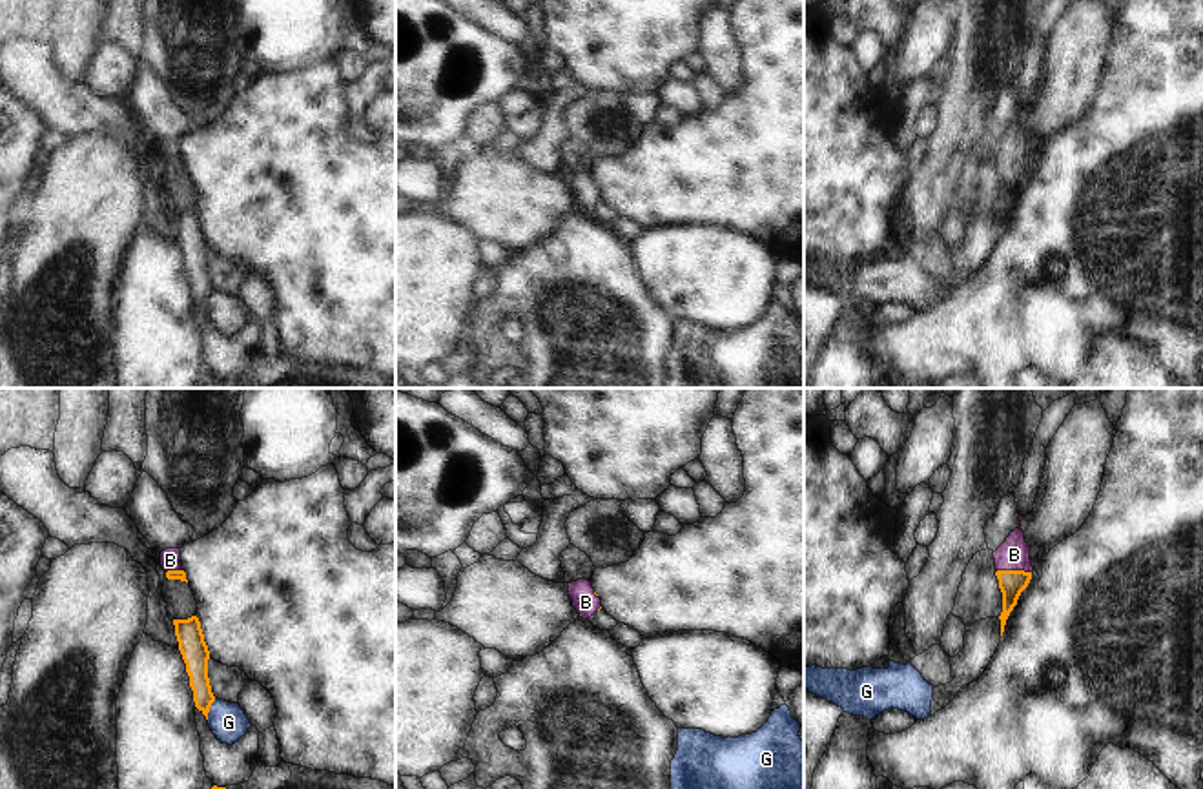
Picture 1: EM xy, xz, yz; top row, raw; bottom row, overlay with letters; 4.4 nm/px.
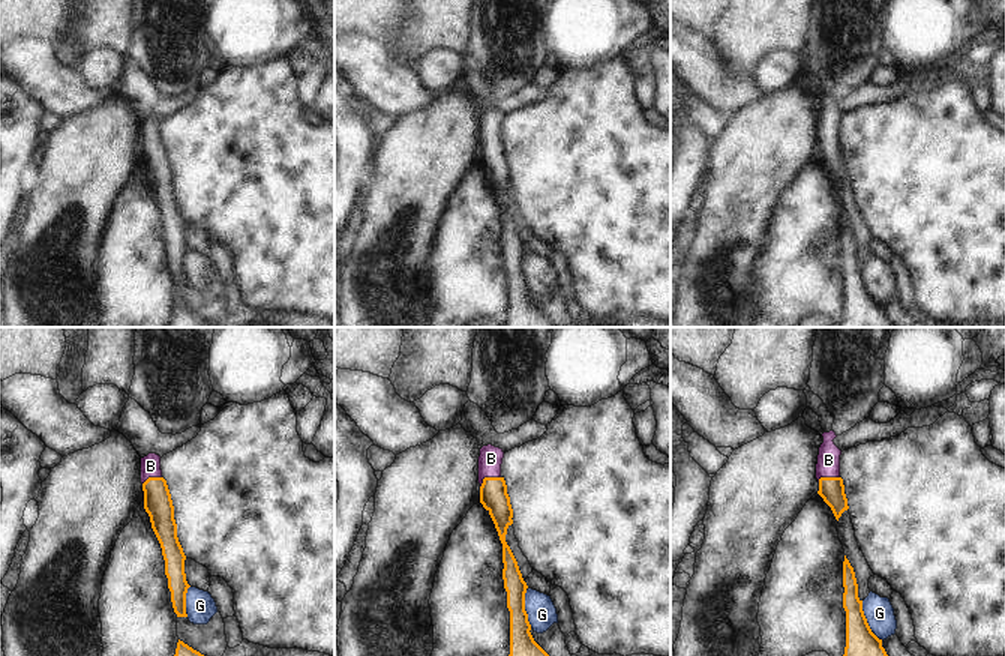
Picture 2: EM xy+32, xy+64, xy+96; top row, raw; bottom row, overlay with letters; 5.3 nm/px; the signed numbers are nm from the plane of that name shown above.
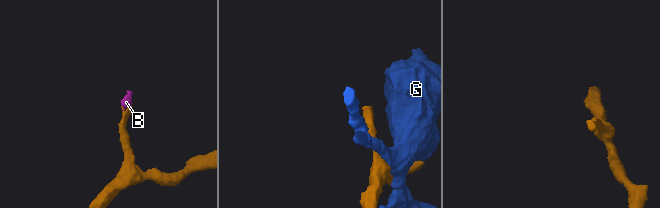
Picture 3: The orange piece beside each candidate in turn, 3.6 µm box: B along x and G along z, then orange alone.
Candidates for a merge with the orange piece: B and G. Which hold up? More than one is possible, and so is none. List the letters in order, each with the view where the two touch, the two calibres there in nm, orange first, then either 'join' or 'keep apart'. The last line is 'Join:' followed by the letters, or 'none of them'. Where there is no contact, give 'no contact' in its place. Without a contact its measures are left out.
B: yz | 110/140 nm | join
G: xy | 120/160 nm | keep apart
Join: B

